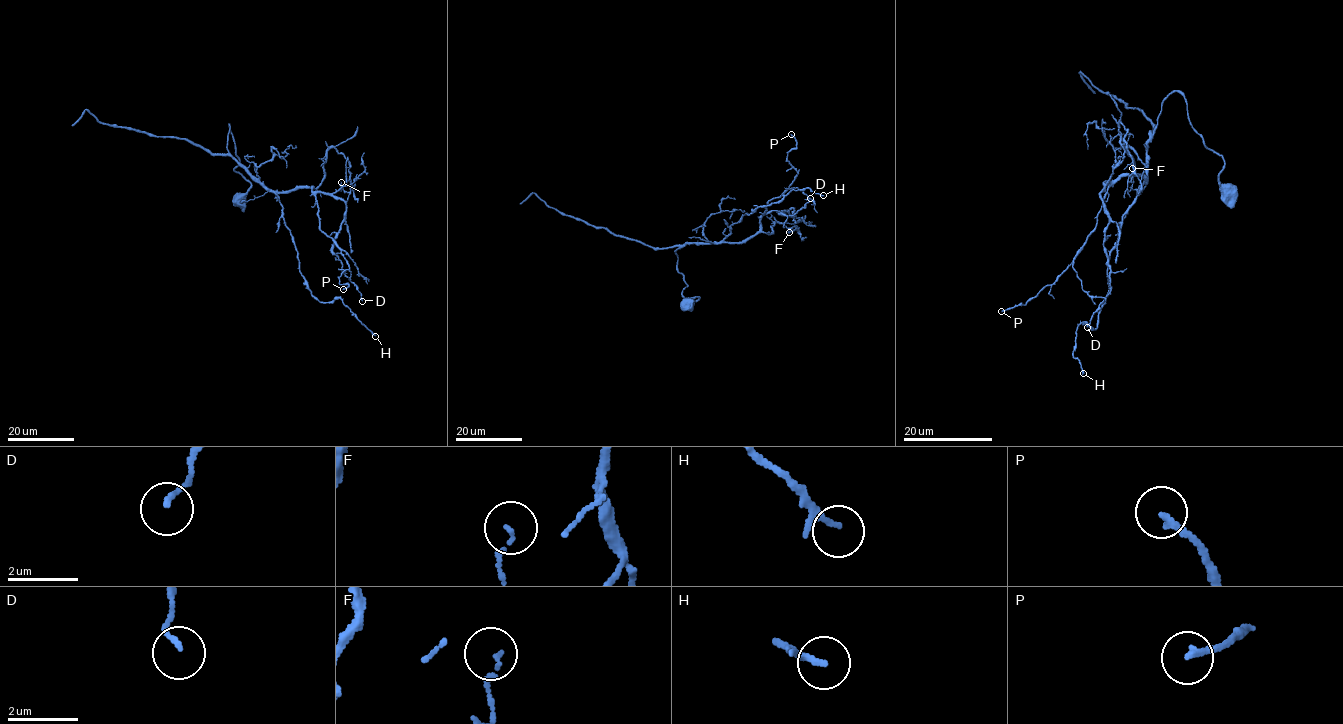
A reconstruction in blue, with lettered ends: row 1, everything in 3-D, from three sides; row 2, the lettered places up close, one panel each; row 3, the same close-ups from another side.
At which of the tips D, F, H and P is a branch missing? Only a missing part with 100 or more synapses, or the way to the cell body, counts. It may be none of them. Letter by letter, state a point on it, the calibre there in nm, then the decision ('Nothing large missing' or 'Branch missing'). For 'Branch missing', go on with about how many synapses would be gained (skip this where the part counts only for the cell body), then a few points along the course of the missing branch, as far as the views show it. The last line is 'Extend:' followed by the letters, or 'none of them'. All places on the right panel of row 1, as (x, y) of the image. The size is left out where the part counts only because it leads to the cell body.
D: Place: (1087, 327). Thickness 120 nm. Nothing large missing
F: Place: (1132, 168). Thickness 100 nm. Nothing large missing
H: Place: (1083, 373). Thickness 120 nm. Nothing large missing
P: Place: (1001, 311). Thickness 190 nm. Nothing large missing
Extend: none of them

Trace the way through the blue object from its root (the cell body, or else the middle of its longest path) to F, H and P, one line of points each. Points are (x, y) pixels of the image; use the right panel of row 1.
F: (1225, 191), (1224, 160), (1176, 90), (1148, 143), (1146, 181), (1132, 176), (1120, 122), (1128, 181), (1132, 168)
H: (1225, 191), (1223, 158), (1173, 90), (1110, 252), (1098, 326), (1076, 330), (1083, 373)
P: (1225, 191), (1223, 158), (1173, 90), (1146, 181), (1120, 176), (1072, 262), (1001, 311)

